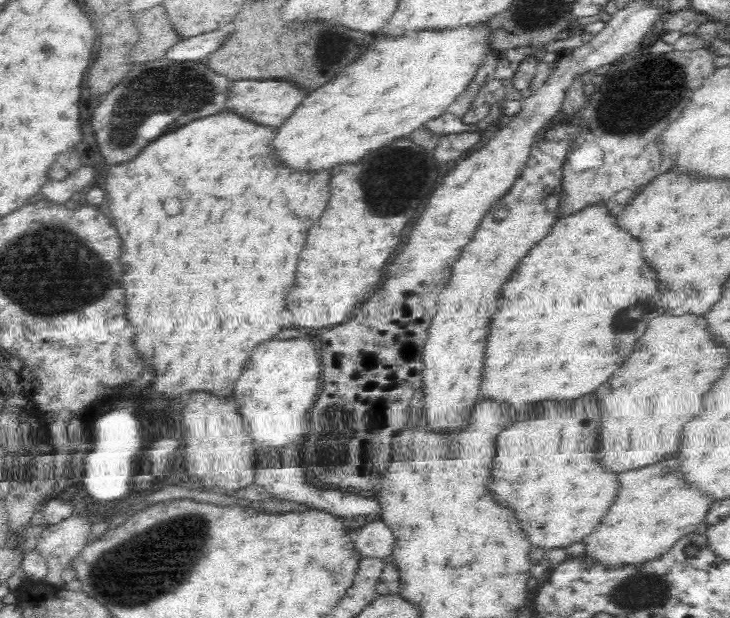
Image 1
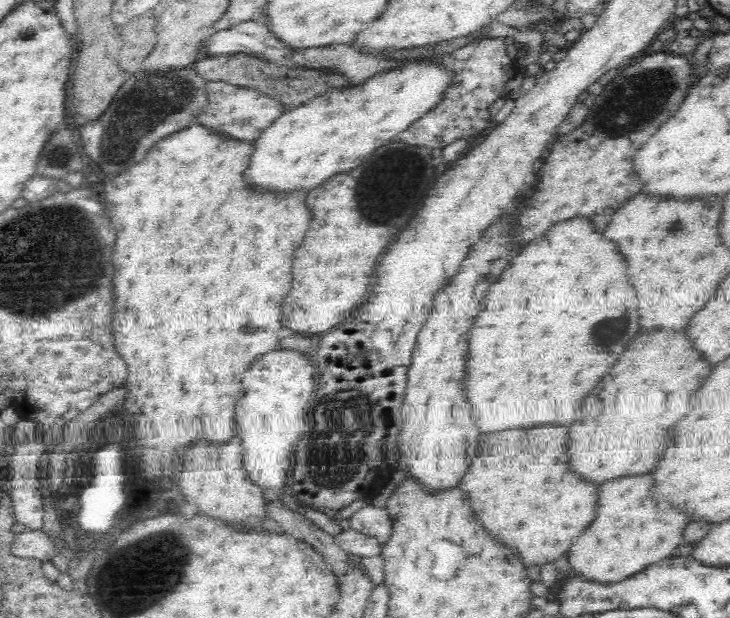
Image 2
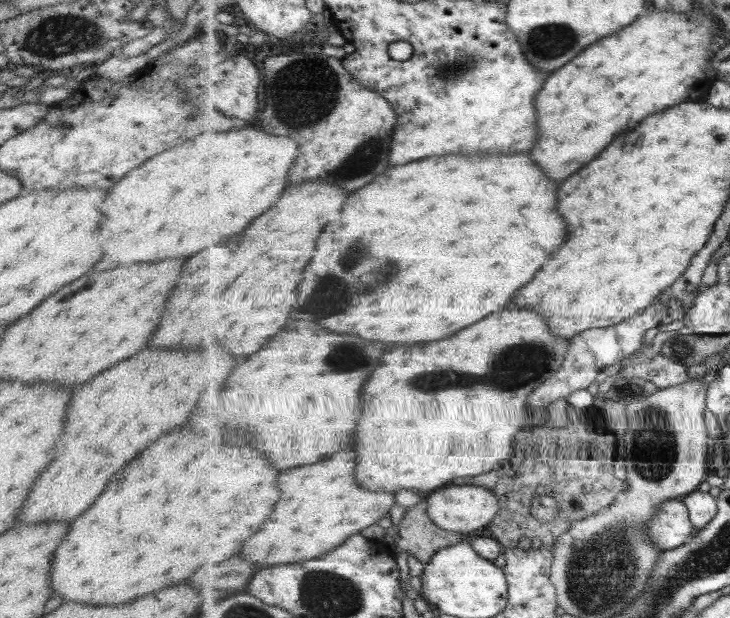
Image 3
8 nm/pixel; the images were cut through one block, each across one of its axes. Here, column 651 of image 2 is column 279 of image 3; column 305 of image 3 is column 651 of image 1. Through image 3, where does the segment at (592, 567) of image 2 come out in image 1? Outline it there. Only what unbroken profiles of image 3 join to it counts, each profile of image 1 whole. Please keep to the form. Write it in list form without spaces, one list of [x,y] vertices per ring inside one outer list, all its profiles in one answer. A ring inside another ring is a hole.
[[[676,458],[618,474],[620,488],[616,500],[596,532],[582,540],[586,544],[584,555],[592,556],[594,563],[606,568],[620,564],[637,565],[661,557],[686,534],[694,533],[702,524],[712,498],[688,486],[680,476]]]

